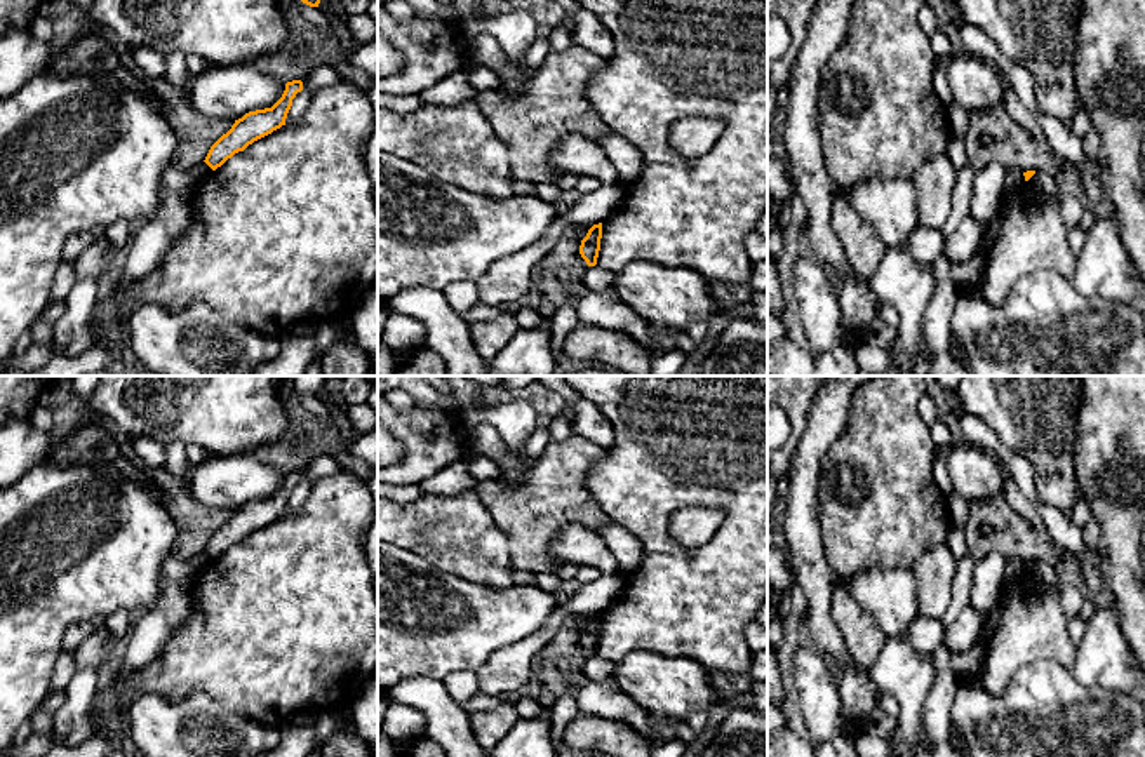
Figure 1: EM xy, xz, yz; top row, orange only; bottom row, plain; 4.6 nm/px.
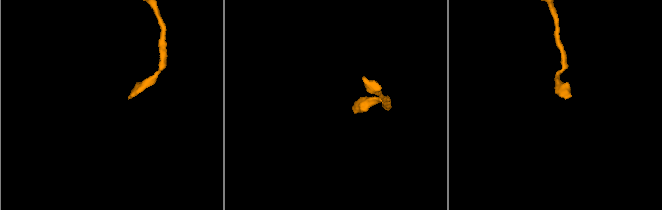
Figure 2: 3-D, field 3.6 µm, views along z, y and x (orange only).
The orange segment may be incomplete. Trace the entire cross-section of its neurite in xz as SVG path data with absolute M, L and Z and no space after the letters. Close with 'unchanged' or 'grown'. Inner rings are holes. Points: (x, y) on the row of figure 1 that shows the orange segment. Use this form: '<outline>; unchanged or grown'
M602 223L593 224L588 230L586 237L581 240L579 254L586 261L588 266L597 265L600 238L602 238Z; unchanged

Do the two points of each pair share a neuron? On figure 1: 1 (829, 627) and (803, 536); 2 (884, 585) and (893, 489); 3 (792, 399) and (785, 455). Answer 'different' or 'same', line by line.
1: same
2: different
3: same

